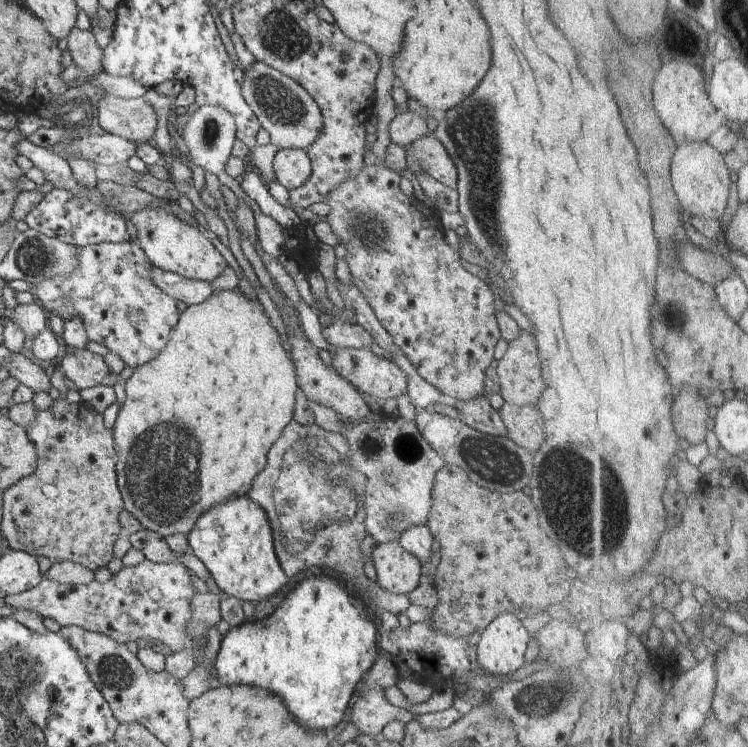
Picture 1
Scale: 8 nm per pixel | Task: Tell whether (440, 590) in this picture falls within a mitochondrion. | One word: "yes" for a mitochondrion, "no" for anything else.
no

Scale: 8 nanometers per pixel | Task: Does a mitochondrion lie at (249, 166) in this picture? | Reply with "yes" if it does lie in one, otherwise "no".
no

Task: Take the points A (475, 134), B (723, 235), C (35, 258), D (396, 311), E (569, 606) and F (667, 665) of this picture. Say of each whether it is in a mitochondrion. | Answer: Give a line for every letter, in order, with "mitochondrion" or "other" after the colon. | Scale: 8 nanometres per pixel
A: mitochondrion
B: other
C: mitochondrion
D: other
E: other
F: other

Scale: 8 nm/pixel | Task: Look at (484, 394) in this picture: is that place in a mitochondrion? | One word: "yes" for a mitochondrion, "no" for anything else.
no

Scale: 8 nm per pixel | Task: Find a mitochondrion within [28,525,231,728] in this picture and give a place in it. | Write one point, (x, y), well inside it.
(115, 673)

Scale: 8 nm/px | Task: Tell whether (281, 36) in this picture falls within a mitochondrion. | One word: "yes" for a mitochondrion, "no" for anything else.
yes

